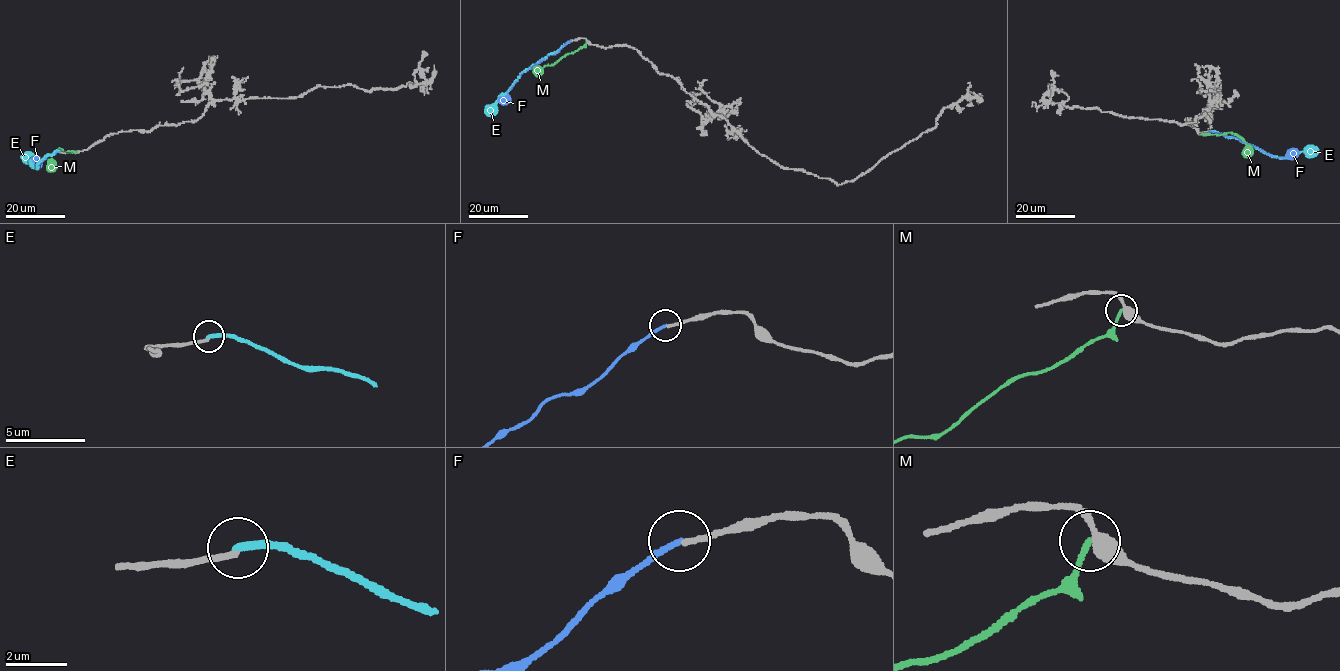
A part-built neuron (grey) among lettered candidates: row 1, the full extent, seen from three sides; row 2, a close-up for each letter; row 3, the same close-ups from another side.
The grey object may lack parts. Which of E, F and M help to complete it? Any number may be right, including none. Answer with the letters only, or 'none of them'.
F

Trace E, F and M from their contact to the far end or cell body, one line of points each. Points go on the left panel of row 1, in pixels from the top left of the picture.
E: (59, 151), (45, 155), (37, 168), (25, 158), (26, 154)
F: (59, 151), (48, 153), (37, 162), (38, 168), (33, 160)
M: (75, 153), (58, 148), (51, 156), (52, 171)

